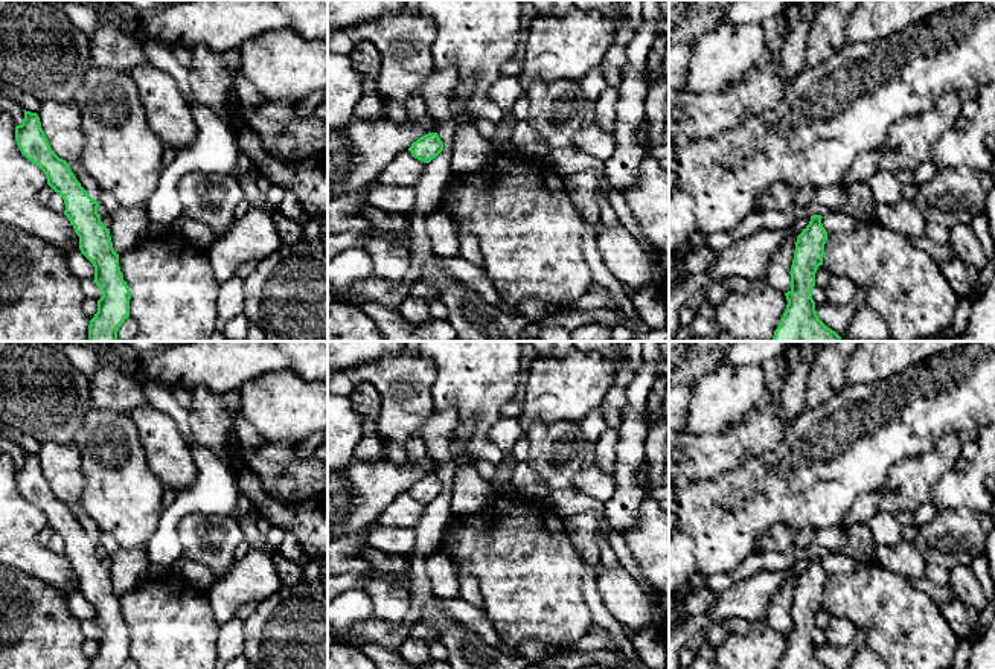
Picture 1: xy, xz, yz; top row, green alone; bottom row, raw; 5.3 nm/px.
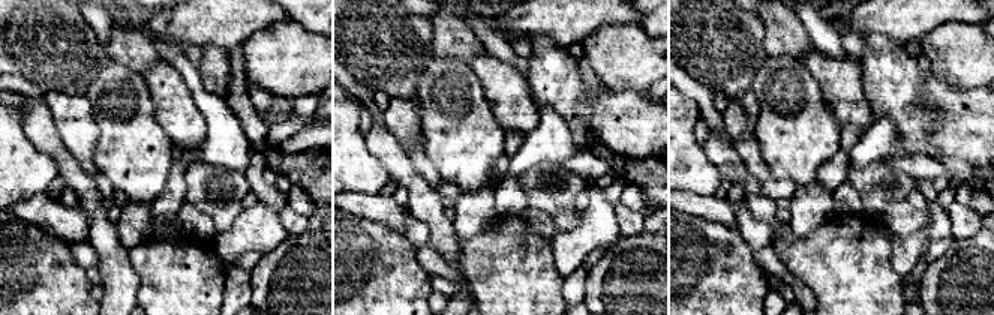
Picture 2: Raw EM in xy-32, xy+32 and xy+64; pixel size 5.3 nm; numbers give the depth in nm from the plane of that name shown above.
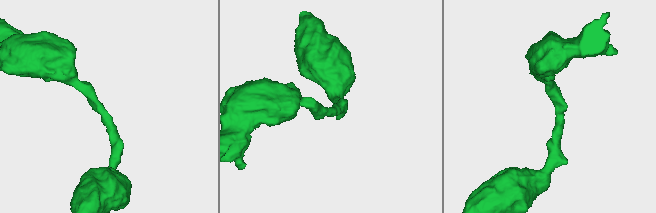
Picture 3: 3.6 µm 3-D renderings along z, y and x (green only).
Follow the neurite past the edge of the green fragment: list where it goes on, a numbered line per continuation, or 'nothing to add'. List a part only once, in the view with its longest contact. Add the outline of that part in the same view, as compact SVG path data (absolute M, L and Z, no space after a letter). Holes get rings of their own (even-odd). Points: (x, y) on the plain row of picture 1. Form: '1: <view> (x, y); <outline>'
nothing to add

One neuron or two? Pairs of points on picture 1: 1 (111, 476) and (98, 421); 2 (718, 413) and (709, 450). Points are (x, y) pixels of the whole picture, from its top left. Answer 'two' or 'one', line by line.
1: one
2: two

